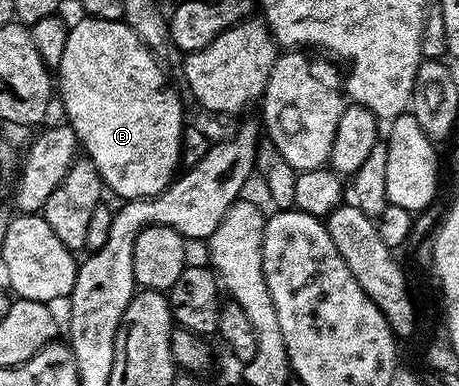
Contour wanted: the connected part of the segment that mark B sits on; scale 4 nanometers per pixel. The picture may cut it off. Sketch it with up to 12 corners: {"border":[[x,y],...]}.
{"border":[[123,21],[69,26],[58,99],[121,200],[177,178],[184,107]]}

